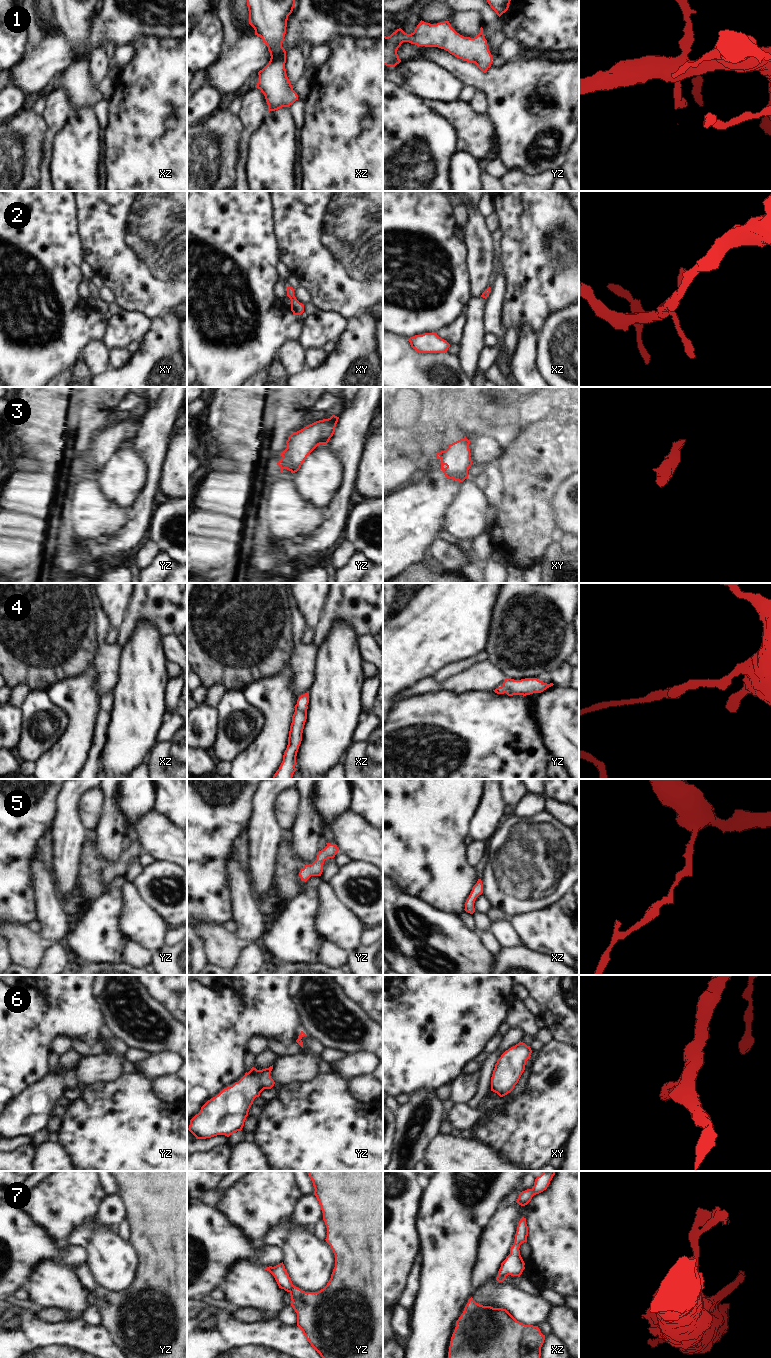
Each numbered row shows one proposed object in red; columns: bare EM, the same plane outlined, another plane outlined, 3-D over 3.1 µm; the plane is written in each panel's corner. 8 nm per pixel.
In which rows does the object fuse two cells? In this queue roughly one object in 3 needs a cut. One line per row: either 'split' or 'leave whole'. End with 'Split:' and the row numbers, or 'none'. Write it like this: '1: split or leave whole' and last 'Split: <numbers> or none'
1: leave whole
2: leave whole
3: leave whole
4: leave whole
5: leave whole
6: leave whole
7: split
Split: 7

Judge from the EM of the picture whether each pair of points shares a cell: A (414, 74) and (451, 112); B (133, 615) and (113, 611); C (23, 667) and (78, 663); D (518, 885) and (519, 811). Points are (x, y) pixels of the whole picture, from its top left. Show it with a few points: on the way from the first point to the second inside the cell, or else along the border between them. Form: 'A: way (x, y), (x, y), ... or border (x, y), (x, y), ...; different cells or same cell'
A: border (458, 98), (450, 102), (424, 101); different cells
B: border (132, 593), (126, 614), (117, 627); different cells
C: way (37, 665), (60, 665), (64, 663); same cell
D: border (542, 810), (530, 816), (513, 815); different cells

